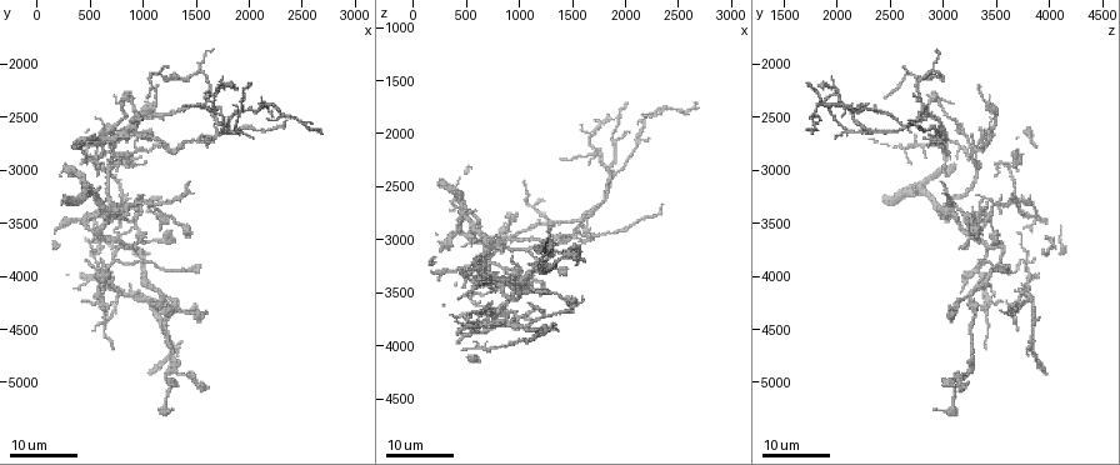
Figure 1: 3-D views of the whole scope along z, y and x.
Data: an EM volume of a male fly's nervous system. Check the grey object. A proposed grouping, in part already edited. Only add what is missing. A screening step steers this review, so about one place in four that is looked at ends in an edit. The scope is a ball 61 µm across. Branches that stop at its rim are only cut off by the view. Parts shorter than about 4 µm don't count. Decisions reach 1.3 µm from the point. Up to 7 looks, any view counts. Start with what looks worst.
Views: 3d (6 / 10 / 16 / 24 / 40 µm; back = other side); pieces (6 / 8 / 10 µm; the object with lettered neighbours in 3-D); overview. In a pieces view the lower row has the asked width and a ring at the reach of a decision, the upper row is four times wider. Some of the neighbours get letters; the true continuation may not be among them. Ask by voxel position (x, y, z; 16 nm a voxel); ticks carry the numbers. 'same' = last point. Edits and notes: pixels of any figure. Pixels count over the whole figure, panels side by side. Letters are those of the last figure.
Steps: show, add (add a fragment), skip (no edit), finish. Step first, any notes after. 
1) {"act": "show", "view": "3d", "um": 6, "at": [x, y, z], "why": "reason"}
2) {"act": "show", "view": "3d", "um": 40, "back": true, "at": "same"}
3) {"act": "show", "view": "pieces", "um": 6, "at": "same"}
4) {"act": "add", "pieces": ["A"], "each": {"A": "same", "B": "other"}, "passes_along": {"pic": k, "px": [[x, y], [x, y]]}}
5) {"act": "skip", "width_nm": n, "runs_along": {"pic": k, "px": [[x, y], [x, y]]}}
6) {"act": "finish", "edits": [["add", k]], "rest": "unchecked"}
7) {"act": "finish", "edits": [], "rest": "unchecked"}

{"act": "show", "view": "3d", "um": 24, "at": [1420, 3100, 2980], "why": "branch stops here"}

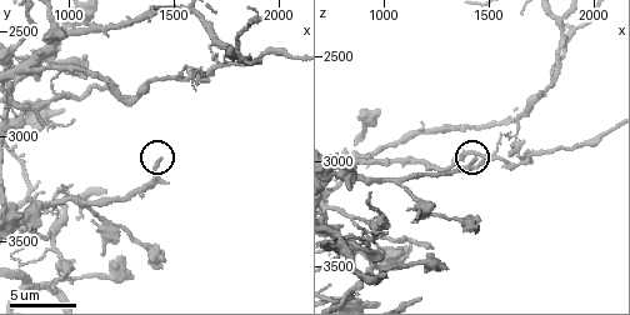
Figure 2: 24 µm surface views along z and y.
{"act": "show", "view": "pieces", "um": 8, "at": [1440, 3100, 2980]}

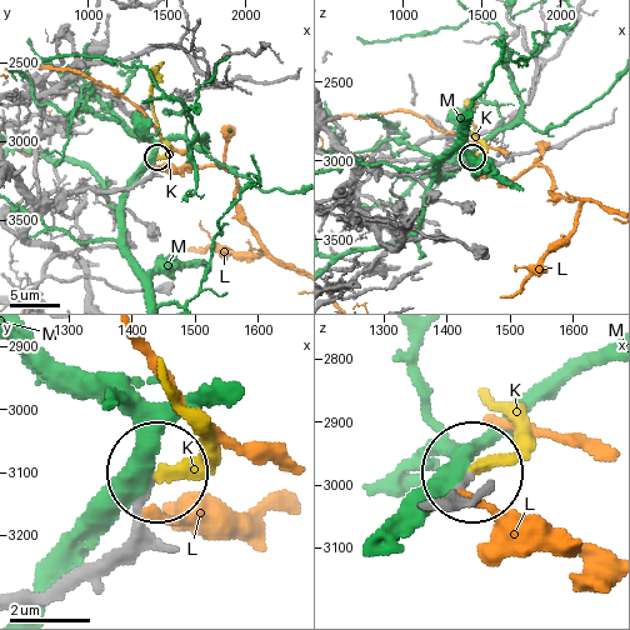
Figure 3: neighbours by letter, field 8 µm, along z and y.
{"act": "add", "pieces": ["K"], "each": {"K": "same", "L": "other", "M": "other"}, "found": "the neuron continues"}

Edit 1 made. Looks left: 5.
{"act": "show", "view": "overview"}

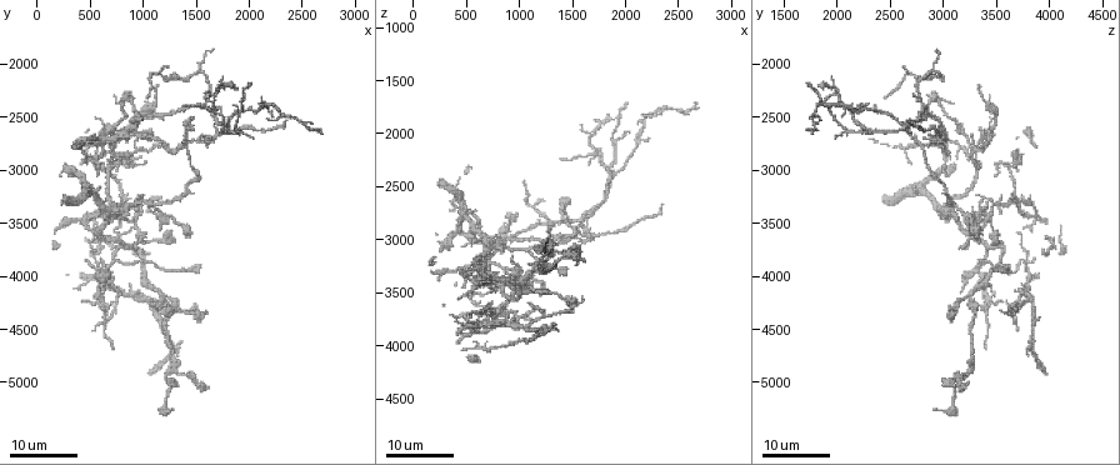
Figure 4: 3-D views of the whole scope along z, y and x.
{"act": "show", "view": "3d", "um": 16, "at": [1060, 4220, 3580], "why": "free end"}

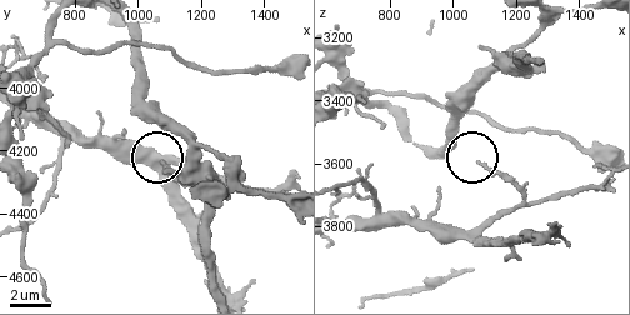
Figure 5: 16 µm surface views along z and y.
{"act": "show", "view": "pieces", "um": 6, "at": [1080, 4240, 3600]}

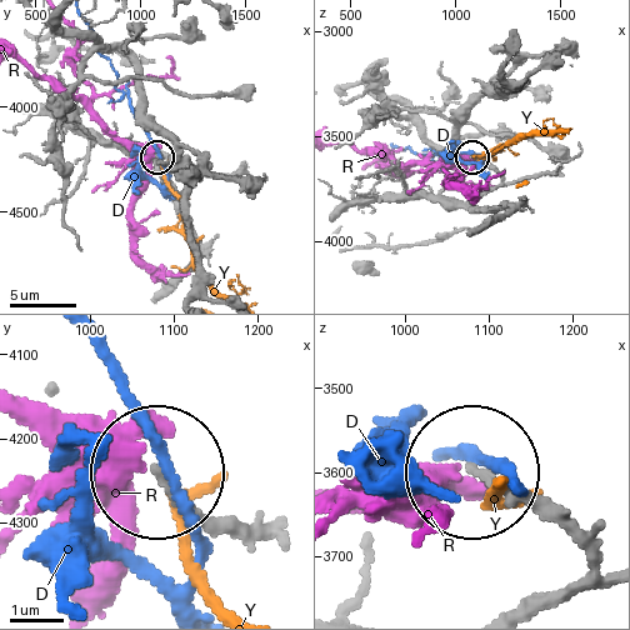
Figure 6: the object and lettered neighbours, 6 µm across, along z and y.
{"act": "skip", "each": {"D": "other", "R": "other", "Y": "other"}, "found": "none of them fits"}

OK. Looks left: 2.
{"act": "show", "view": "3d", "um": 16, "at": [960, 2880, 3700], "why": "free end"}

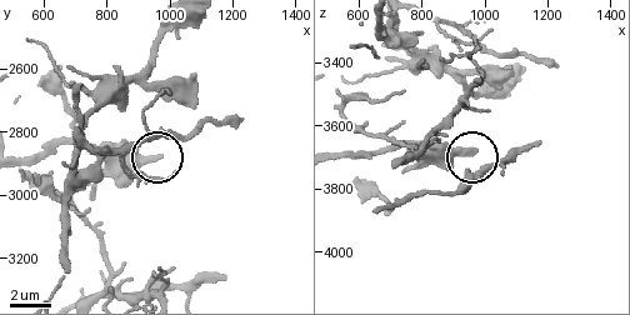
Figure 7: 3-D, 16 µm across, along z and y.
{"act": "show", "view": "pieces", "um": 10, "at": [980, 2880, 3690]}

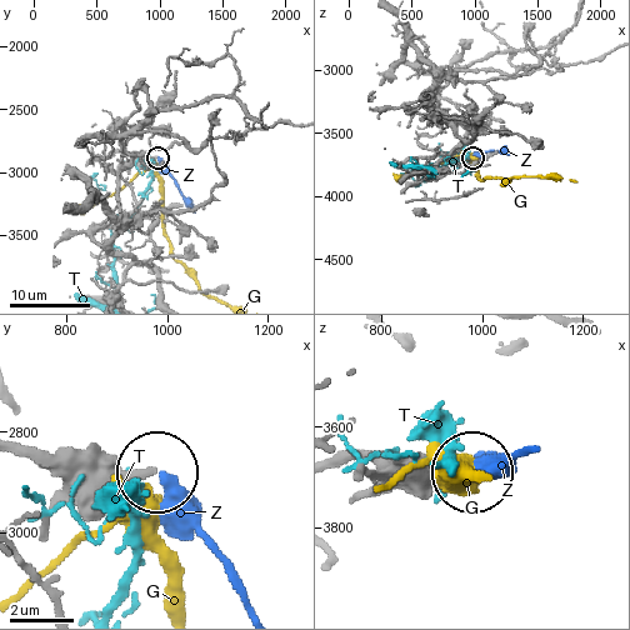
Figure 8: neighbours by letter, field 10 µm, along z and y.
{"act": "skip", "each": {"G": "other", "T": "other", "Z": "other"}, "found": "none of them fits"}

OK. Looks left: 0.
{"act": "finish", "edits": [["add", 3]], "rest": "unchecked"}

